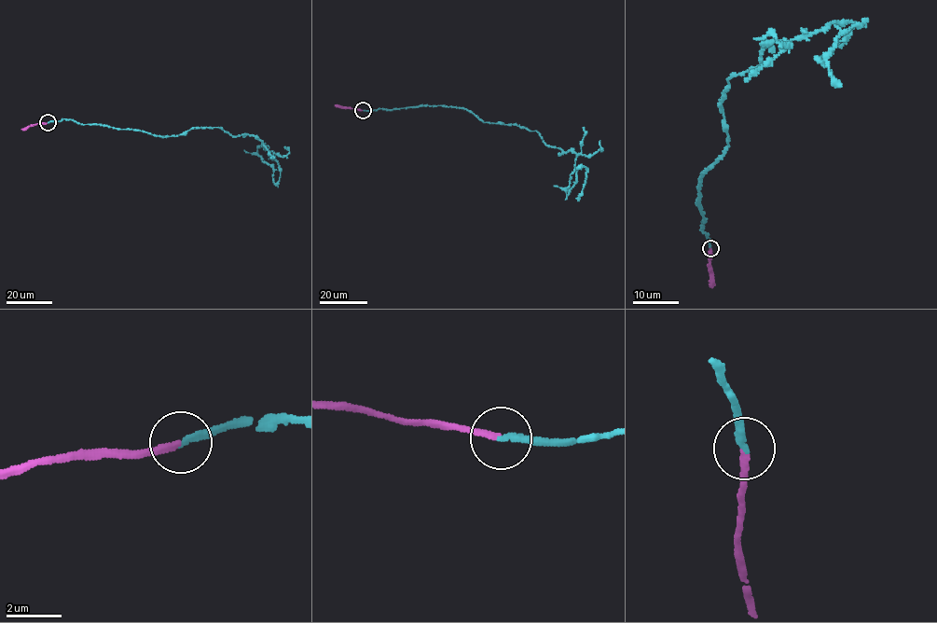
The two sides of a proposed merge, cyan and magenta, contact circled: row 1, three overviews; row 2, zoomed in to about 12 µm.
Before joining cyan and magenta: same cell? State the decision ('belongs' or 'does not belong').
belongs

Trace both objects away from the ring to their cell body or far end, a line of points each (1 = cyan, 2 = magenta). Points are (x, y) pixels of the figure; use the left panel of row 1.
1: (47, 123), (162, 137), (198, 127), (254, 135), (276, 184), (280, 168), (270, 156)
2: (47, 123), (21, 130)

